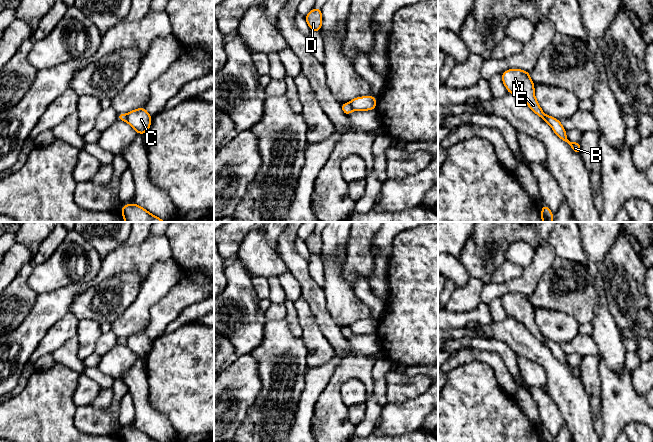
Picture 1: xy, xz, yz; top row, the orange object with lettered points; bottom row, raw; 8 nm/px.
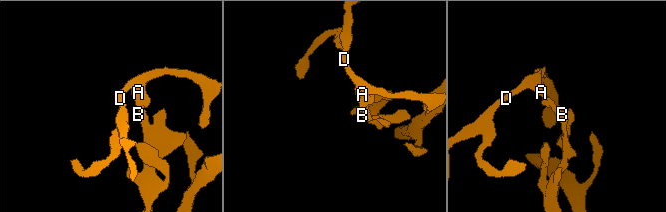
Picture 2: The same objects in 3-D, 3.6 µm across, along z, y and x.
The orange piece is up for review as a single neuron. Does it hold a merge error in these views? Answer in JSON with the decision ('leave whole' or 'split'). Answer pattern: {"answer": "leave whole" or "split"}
{"answer": "split"}

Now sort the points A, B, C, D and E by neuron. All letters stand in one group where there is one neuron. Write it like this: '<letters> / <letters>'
A C D E / B

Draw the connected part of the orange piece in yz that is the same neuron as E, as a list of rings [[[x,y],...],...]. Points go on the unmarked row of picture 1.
[[[510,293],[502,297],[502,305],[509,317],[524,324],[530,333],[545,345],[545,338],[534,318],[534,307],[529,296],[521,293]]]

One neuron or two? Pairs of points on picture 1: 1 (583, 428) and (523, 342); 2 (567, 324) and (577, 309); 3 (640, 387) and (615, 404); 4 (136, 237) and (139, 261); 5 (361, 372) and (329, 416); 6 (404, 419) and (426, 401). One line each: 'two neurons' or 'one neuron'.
1: one neuron
2: two neurons
3: two neurons
4: two neurons
5: one neuron
6: one neuron

